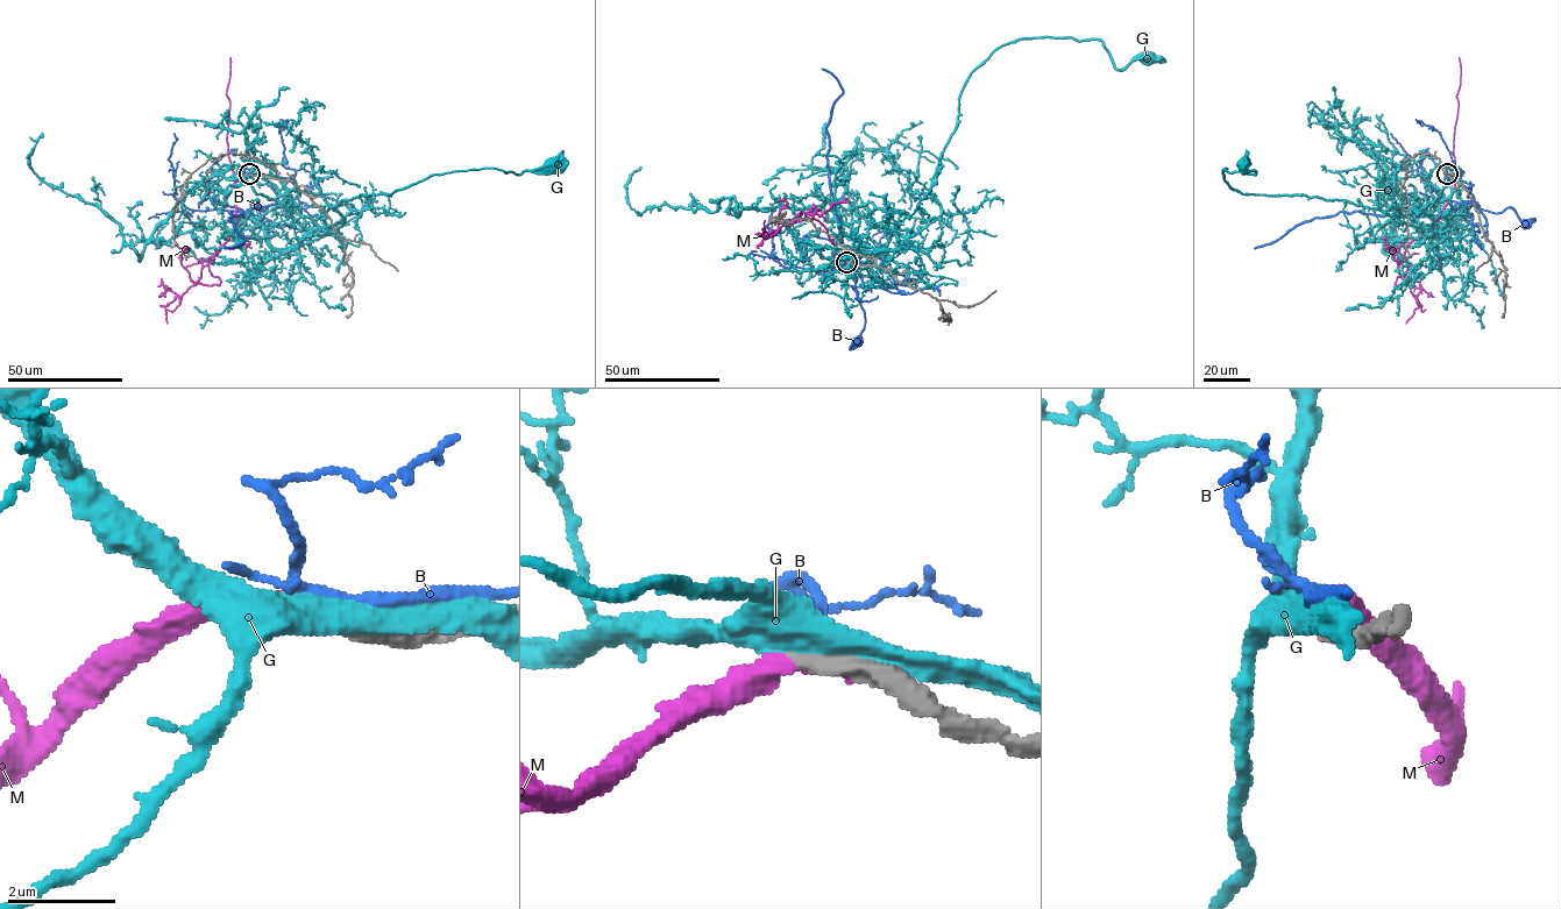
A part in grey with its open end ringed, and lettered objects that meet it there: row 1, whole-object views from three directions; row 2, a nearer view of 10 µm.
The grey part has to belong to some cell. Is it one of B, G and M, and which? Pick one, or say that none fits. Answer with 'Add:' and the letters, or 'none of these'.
Add: M

